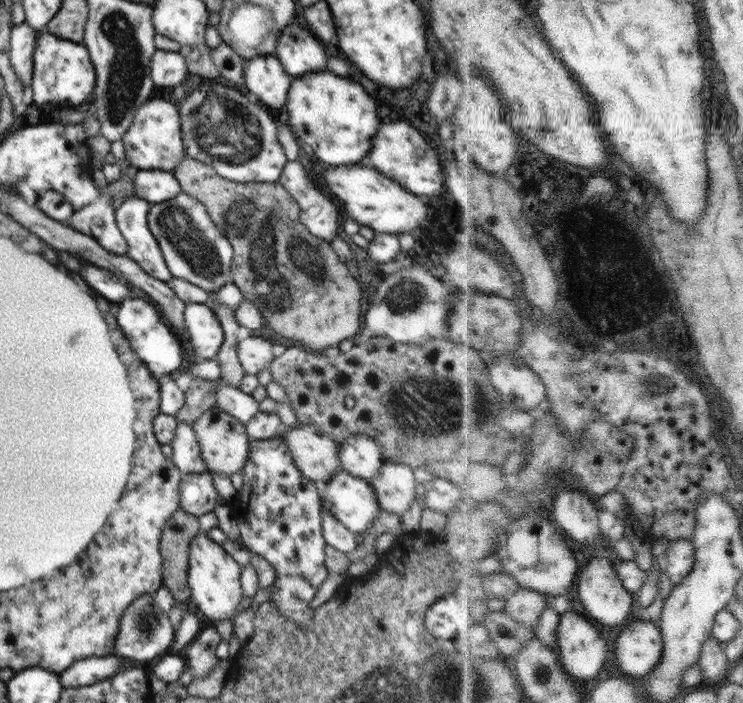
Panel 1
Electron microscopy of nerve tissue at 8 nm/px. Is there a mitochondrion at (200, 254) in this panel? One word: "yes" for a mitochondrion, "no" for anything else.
yes

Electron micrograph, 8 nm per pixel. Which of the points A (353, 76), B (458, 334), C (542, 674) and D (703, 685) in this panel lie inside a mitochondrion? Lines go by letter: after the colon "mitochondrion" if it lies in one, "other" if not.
A: other
B: other
C: other
D: other

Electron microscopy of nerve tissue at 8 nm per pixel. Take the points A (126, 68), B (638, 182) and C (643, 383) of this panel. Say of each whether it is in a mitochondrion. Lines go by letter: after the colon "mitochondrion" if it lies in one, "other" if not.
A: mitochondrion
B: other
C: mitochondrion

